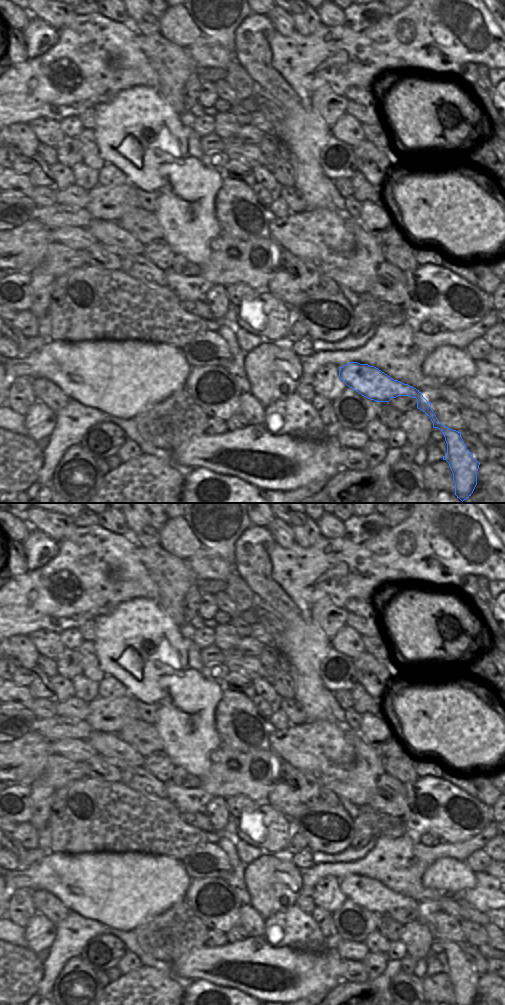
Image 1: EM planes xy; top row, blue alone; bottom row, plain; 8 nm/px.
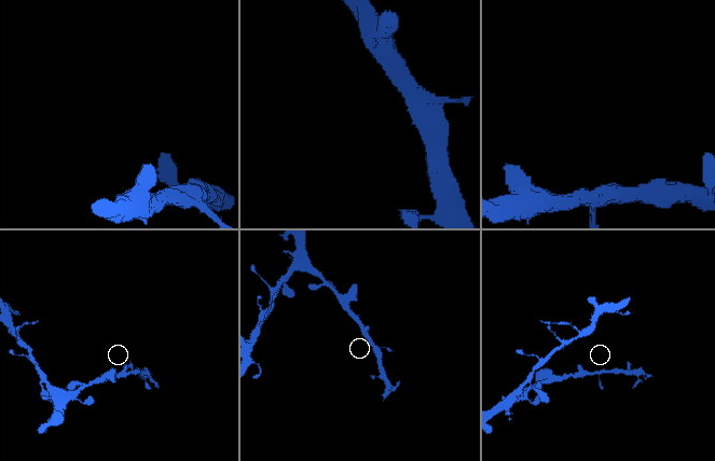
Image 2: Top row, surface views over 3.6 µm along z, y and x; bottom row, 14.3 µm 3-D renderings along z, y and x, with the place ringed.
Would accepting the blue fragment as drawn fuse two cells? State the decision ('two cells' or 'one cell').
one cell

